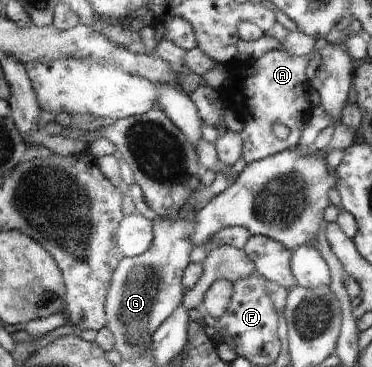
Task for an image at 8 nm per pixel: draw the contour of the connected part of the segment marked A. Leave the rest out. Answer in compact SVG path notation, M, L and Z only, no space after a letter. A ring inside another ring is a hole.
M324 38L318 39L314 45L314 51L310 55L296 56L290 55L286 50L274 48L266 51L260 59L254 61L243 61L248 65L248 73L244 77L244 91L246 91L246 103L250 103L250 119L245 121L244 128L240 132L242 136L242 157L244 161L254 163L258 159L275 156L276 153L286 149L295 148L298 137L302 135L304 121L308 117L308 95L306 91L306 65L308 65L316 53L322 51L322 47L328 45ZM275 123L288 127L286 139L280 139L272 131Z

